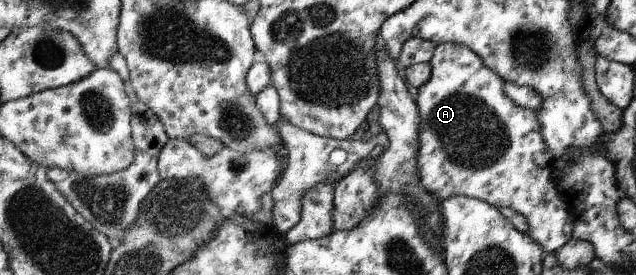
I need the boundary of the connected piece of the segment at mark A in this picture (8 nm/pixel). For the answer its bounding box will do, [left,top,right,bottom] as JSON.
[417,42,574,254]

